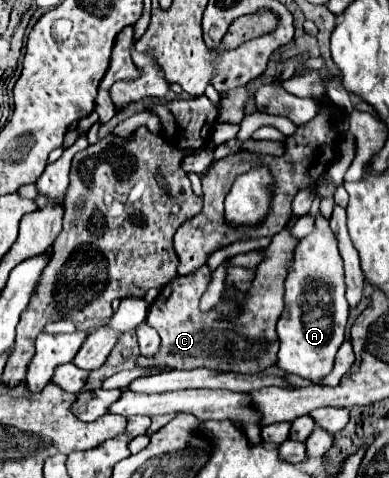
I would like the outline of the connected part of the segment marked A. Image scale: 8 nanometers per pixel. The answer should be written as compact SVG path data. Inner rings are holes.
M317 212L315 228L297 242L293 264L285 278L285 308L277 322L281 342L277 366L313 382L327 376L333 368L335 354L345 340L347 316L349 304L345 300L345 272L337 236L329 228L329 220Z

